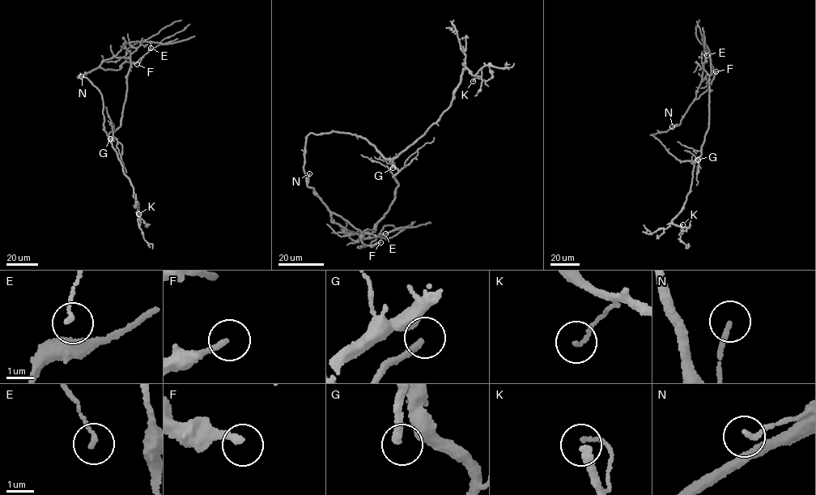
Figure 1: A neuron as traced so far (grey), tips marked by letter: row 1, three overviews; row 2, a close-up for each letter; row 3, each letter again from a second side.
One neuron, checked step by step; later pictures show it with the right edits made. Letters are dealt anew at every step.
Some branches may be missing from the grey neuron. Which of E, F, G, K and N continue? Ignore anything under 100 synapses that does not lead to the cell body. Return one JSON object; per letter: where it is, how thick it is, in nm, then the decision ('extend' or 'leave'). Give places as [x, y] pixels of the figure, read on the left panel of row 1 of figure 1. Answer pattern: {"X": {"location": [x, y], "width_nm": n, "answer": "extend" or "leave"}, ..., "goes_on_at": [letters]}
{"E": {"location": [150, 48], "width_nm": 150, "answer": "leave"}, "F": {"location": [137, 64], "width_nm": 220, "answer": "leave"}, "G": {"location": [110, 138], "width_nm": 240, "answer": "extend"}, "K": {"location": [138, 214], "width_nm": 120, "answer": "leave"}, "N": {"location": [81, 76], "width_nm": 180, "answer": "leave"}, "goes_on_at": ["G"]}

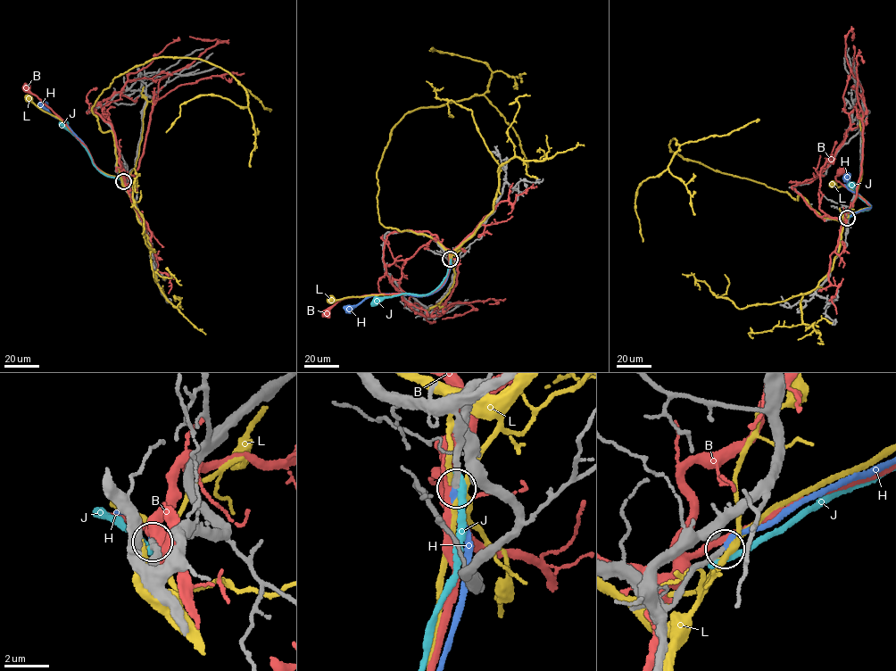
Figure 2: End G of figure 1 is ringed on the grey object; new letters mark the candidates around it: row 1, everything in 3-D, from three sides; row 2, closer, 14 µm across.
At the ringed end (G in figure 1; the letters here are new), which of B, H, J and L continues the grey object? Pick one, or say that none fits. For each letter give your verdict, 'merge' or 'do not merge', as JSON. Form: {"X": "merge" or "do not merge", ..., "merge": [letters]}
{"B": "do not merge", "H": "merge", "J": "do not merge", "L": "do not merge", "merge": ["H"]}

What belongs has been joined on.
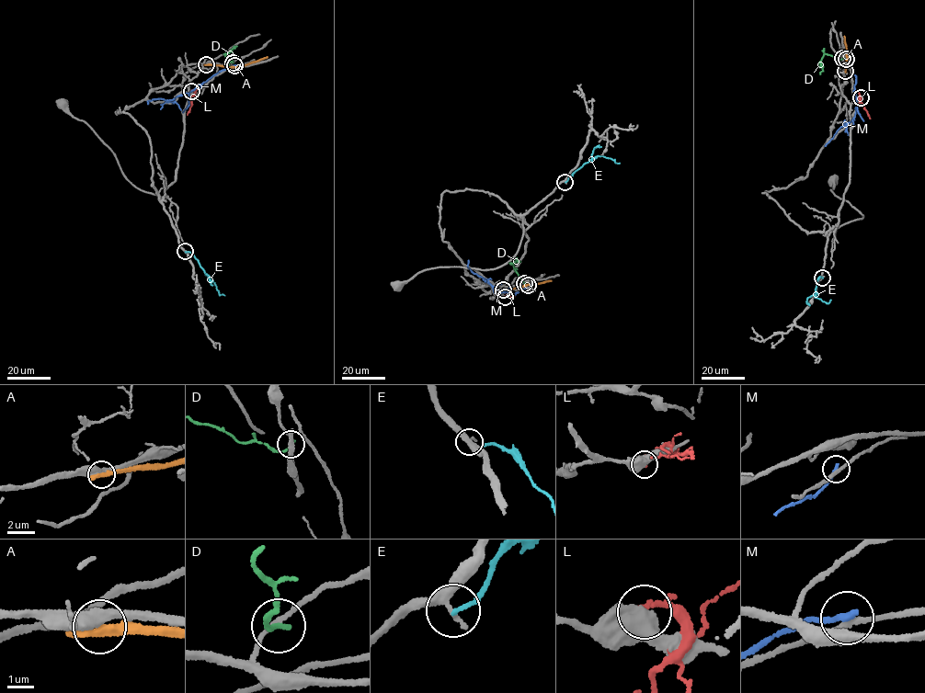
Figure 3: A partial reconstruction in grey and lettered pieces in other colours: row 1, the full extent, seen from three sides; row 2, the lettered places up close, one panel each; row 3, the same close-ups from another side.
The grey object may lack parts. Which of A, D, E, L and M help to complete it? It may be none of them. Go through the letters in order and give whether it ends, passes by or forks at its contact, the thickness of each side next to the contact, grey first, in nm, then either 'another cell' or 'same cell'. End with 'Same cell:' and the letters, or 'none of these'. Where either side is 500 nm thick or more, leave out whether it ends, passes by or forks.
A: it ends there; 440 nm thick on the grey side, 400 nm on the other; another cell
D: it ends there; 160 nm thick on the grey side, 200 nm on the other; another cell
E: it ends there; 280 nm thick on the grey side, 140 nm on the other; another cell
L: 550 nm thick on the grey side, 220 nm on the other; another cell
M: it ends there; 180 nm thick on the grey side, 280 nm on the other; another cell
Same cell: none of these

